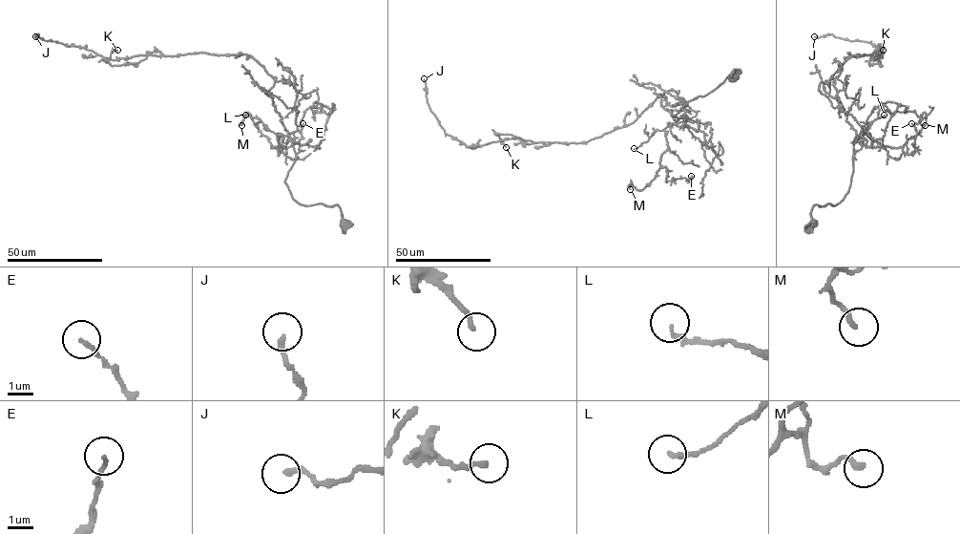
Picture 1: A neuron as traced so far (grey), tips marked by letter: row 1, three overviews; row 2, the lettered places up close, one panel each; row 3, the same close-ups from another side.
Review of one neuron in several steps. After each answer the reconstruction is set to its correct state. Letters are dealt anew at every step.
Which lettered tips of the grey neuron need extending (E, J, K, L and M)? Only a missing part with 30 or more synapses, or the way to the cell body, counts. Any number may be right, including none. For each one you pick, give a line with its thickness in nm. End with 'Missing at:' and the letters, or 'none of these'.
Missing at: none of these

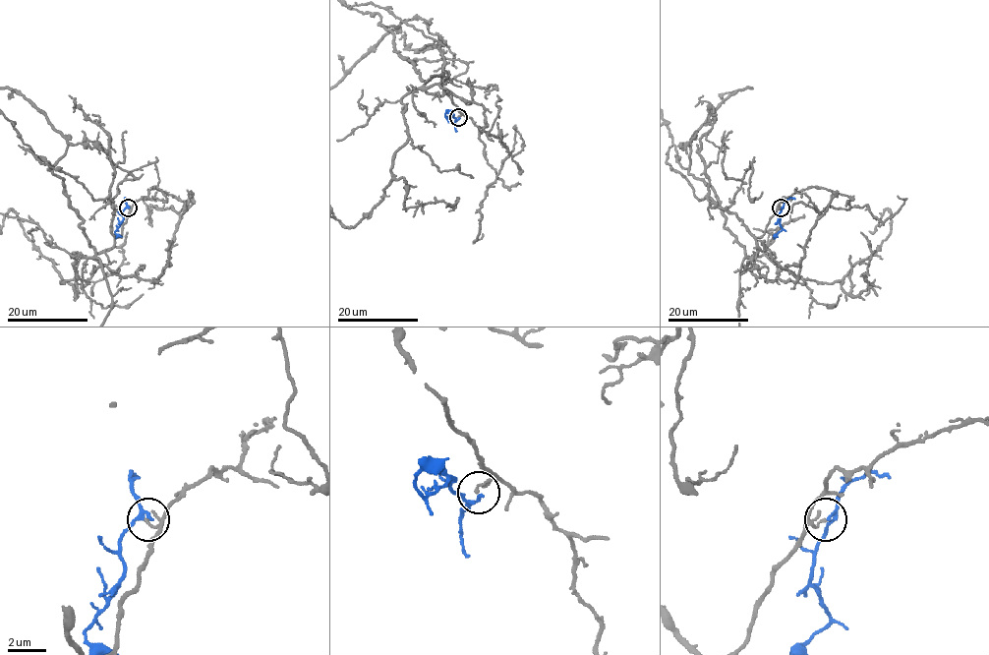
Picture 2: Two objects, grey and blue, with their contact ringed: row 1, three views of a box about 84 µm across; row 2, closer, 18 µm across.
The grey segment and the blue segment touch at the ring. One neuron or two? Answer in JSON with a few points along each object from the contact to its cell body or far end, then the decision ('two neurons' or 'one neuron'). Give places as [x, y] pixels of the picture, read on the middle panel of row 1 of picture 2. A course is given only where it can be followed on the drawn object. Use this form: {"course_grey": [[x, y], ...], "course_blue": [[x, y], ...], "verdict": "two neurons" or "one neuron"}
{"course_grey": [[458, 117], [444, 92], [423, 86], [441, 75], [419, 71]], "course_blue": [[459, 118], [452, 114], [448, 118], [444, 116], [452, 110]], "verdict": "two neurons"}

